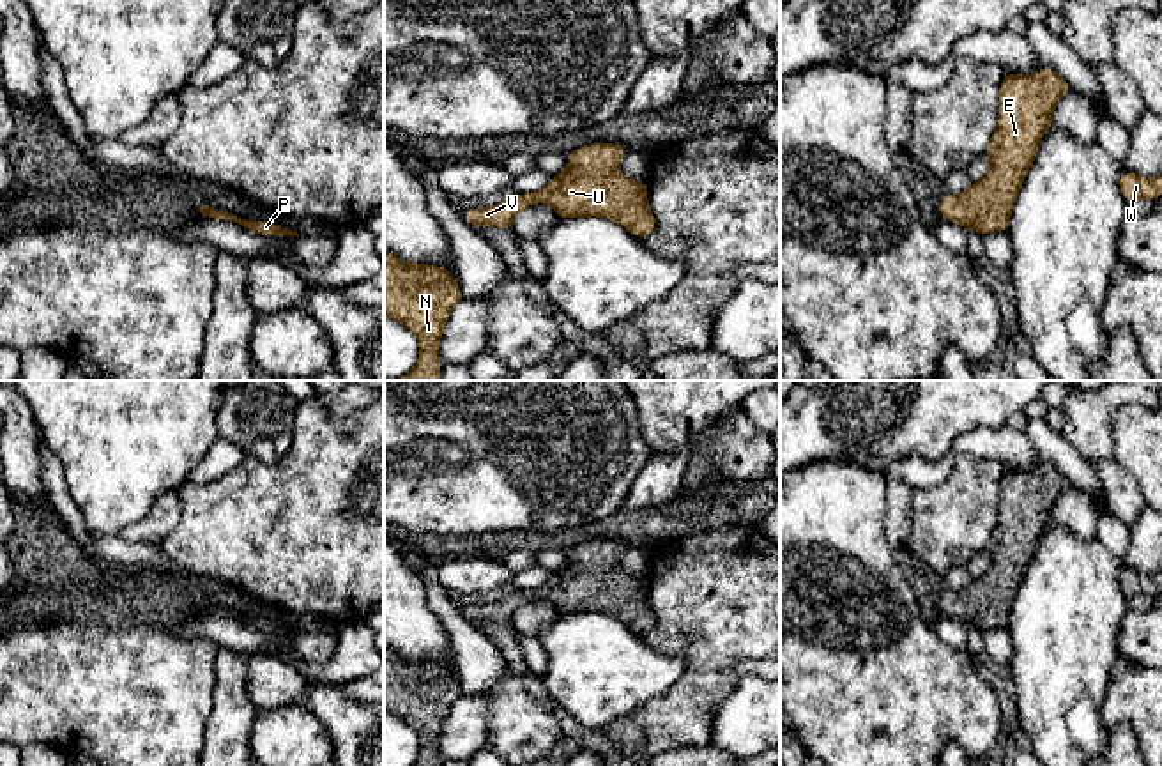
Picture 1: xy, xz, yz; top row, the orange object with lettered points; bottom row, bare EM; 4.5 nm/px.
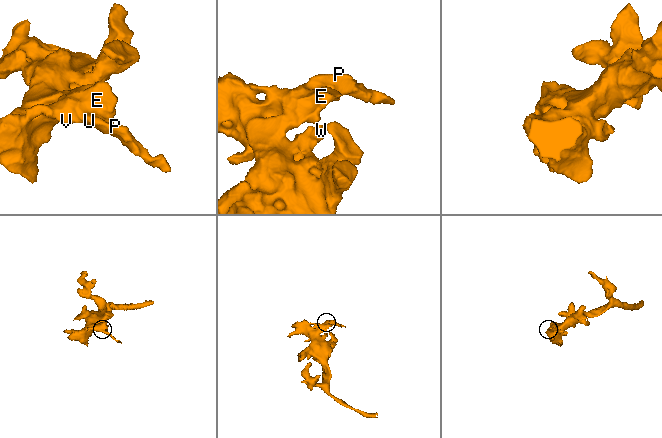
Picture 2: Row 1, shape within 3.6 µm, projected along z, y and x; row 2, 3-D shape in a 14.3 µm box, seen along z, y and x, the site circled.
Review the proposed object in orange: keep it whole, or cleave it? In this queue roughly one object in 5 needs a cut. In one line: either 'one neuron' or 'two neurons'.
one neuron

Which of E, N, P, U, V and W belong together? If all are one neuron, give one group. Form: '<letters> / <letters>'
E N P U V W

